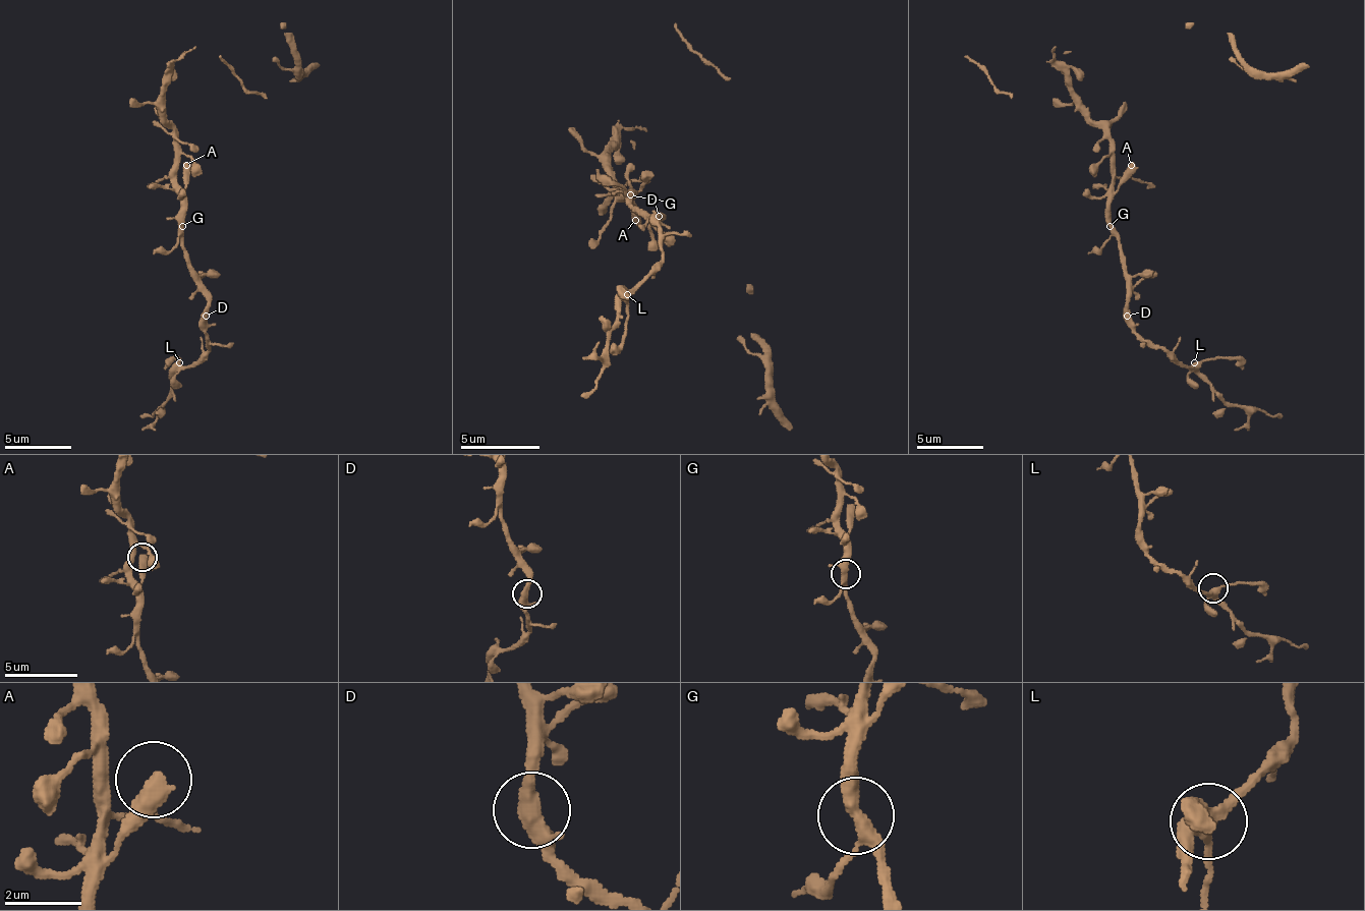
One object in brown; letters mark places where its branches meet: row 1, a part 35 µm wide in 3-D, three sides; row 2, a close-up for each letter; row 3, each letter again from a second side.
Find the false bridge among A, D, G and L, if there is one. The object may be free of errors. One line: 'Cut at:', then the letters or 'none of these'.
Cut at: none of these

